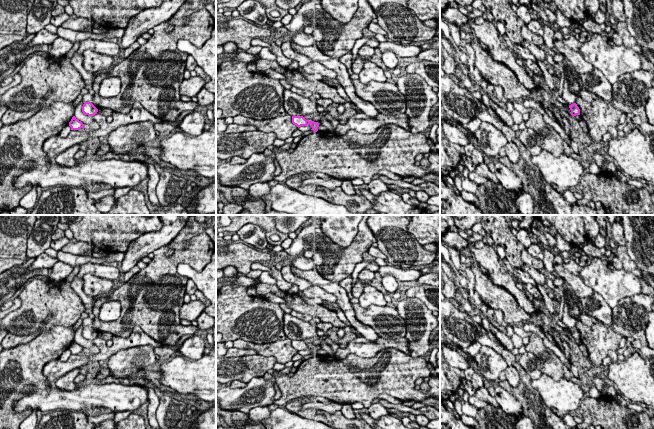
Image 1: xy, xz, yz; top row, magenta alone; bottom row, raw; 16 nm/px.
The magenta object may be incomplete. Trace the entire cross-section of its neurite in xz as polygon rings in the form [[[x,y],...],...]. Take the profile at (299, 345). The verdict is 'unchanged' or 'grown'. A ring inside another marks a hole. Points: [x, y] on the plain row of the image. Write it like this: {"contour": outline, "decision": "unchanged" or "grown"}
{"contour": [[[292,340],[292,347],[298,352],[301,350],[310,349],[312,351],[311,354],[313,354],[314,356],[317,356],[319,351],[318,346],[306,344],[303,340]]], "decision": "unchanged"}

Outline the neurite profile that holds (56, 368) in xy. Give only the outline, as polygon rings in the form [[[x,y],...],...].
[[[71,354],[69,359],[65,362],[60,359],[54,359],[48,362],[43,367],[43,375],[51,383],[71,370],[81,368],[84,365],[89,365],[90,362],[91,359],[88,354],[84,356],[80,356],[79,354]]]

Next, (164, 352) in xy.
[[[167,346],[155,347],[154,353],[160,357],[158,361],[159,363],[168,362],[168,359],[174,354],[180,354],[179,349],[175,350]]]

